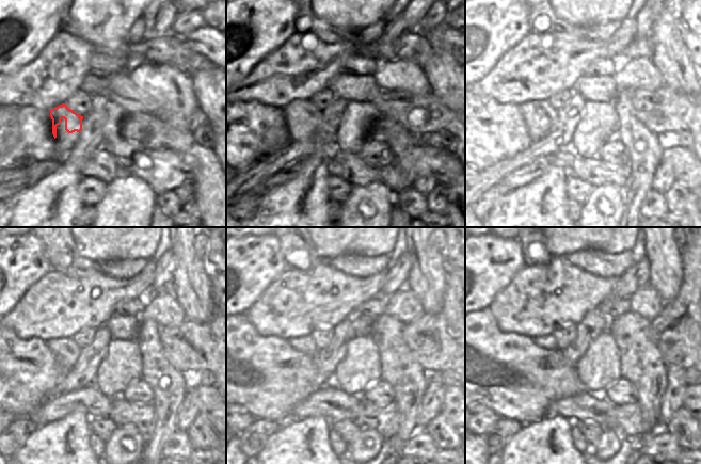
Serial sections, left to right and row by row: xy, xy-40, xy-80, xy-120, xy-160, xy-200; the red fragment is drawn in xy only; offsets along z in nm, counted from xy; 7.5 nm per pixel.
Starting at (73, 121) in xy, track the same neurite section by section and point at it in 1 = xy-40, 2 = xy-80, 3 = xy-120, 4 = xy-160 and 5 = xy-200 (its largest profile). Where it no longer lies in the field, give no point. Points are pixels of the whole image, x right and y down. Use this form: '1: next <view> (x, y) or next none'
1: next xy-40 (299, 109)
2: next xy-80 (537, 109)
3: next xy-120 (65, 348)
4: next xy-160 (305, 345)
5: next xy-200 (543, 341)

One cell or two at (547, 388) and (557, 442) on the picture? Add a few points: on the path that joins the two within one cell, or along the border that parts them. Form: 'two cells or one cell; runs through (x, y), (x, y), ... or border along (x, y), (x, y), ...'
two cells; border along (544, 416), (532, 422), (525, 422), (522, 426)

